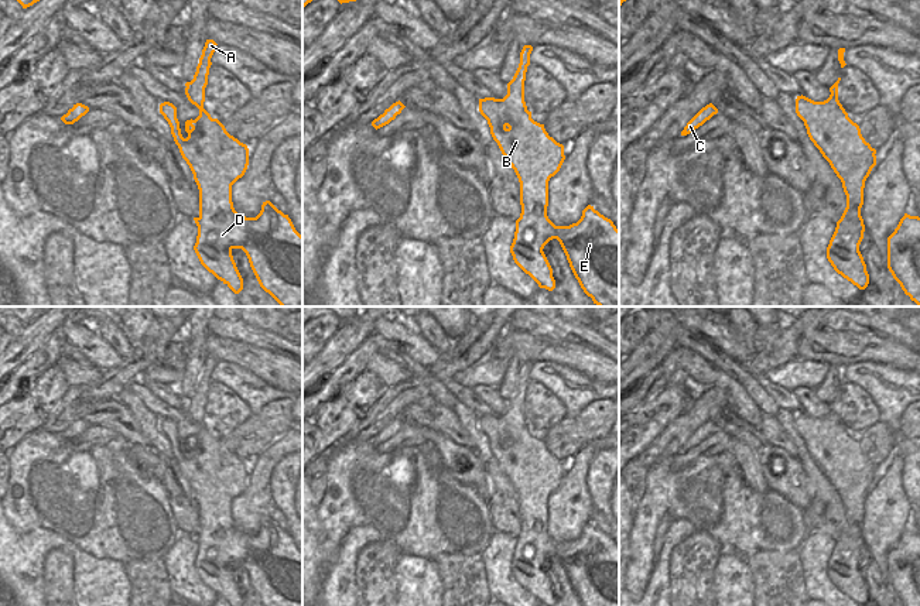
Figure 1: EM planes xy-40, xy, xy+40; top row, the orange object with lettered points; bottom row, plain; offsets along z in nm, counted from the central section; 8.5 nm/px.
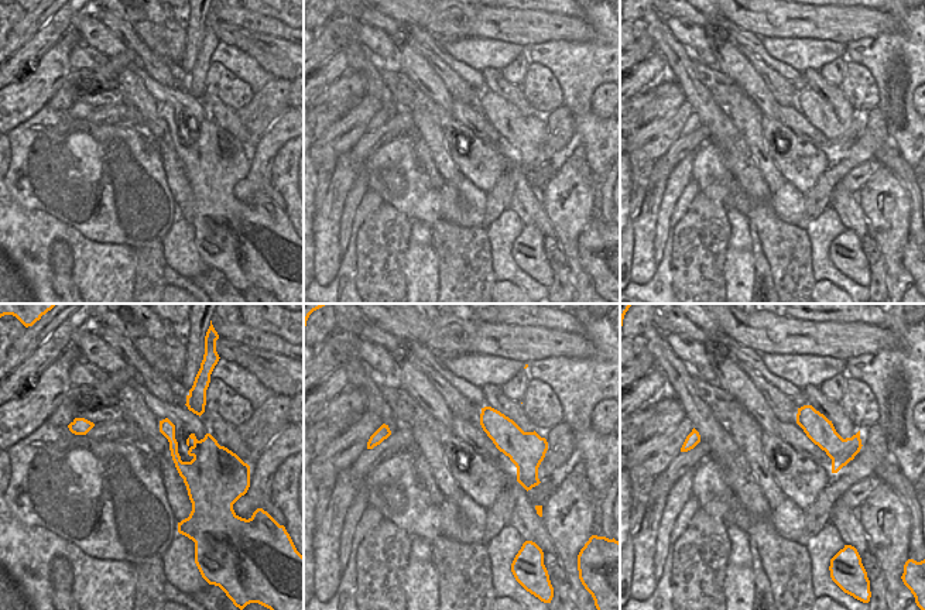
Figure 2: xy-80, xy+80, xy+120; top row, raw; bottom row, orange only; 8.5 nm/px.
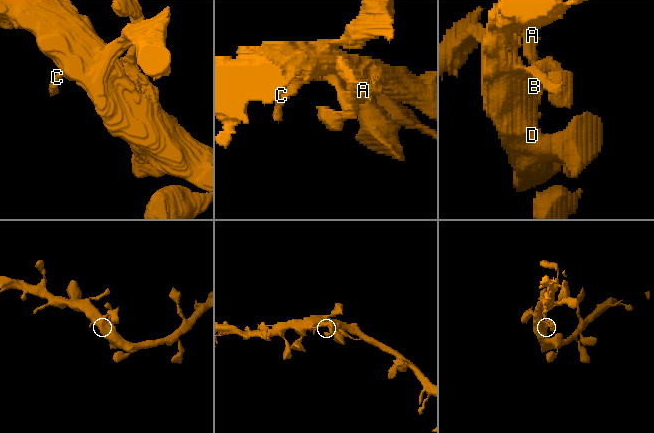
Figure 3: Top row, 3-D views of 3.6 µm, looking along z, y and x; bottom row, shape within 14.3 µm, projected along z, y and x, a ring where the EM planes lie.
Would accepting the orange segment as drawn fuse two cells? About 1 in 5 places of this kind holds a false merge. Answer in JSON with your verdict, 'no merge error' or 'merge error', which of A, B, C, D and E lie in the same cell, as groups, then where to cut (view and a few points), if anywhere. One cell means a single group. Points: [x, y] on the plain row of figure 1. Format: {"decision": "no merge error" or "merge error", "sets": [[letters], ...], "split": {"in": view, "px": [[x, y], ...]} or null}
{"decision": "no merge error", "sets": [["A", "B", "C", "D", "E"]], "split": null}

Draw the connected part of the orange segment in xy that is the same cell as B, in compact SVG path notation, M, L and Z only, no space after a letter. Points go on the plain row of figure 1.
M531 362L523 363L519 384L513 396L507 400L507 411L503 415L479 415L479 428L488 436L493 456L497 459L520 499L521 530L516 537L510 569L514 579L540 605L554 606L555 596L553 585L543 565L550 557L557 555L582 606L619 606L619 547L613 538L591 521L582 527L581 535L570 542L555 542L547 533L548 497L560 487L565 472L564 462L548 452L544 441L531 435L531 428L527 427L524 418L524 397L531 367Z

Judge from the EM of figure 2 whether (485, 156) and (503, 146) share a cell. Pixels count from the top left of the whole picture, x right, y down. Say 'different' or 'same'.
different

